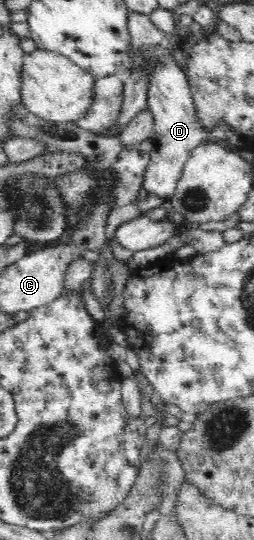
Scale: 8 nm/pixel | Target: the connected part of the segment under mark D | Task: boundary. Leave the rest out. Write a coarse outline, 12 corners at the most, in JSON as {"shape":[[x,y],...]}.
{"shape":[[171,55],[153,74],[143,186],[169,200],[191,151],[215,138]]}

